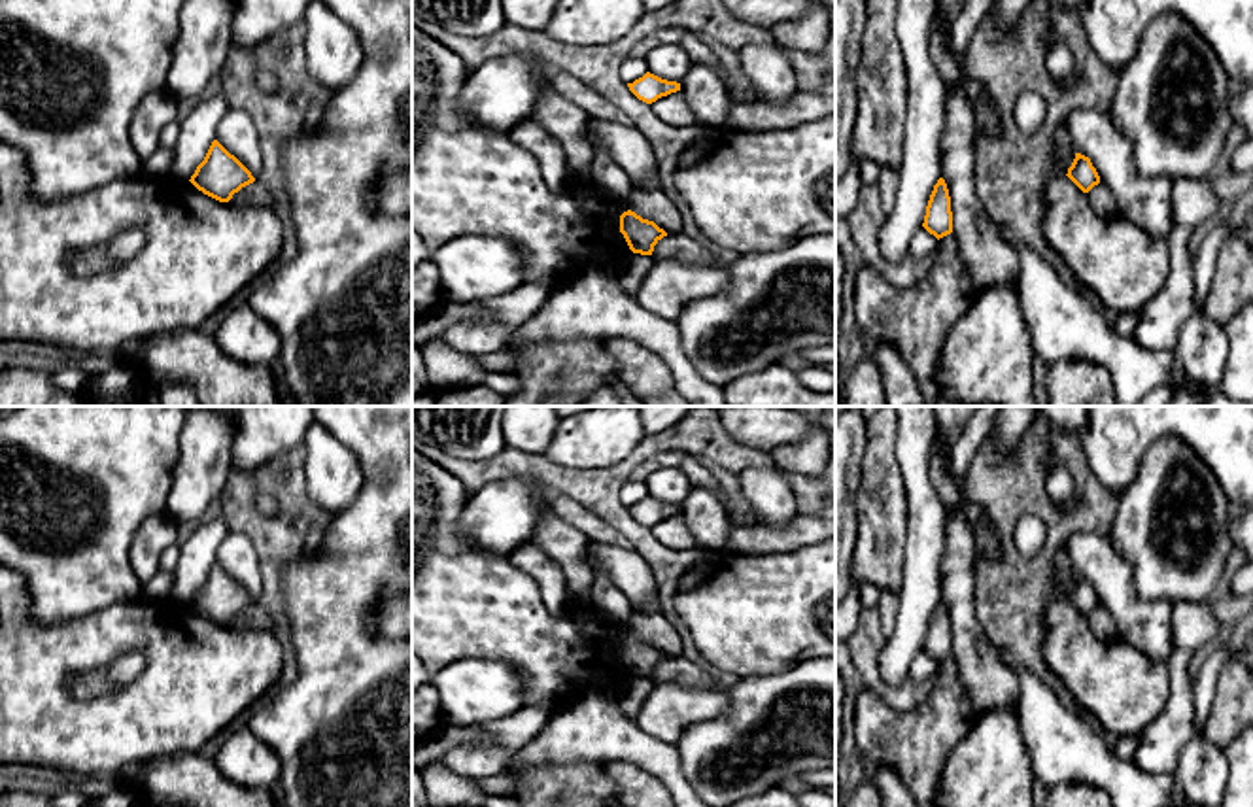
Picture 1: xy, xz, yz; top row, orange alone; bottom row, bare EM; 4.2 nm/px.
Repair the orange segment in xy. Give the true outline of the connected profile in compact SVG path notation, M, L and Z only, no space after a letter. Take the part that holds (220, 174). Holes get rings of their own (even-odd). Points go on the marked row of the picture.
M214 140L189 181L204 195L219 202L229 202L234 193L253 183L255 178L234 155Z

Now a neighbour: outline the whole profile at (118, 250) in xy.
M119 231L106 242L68 255L68 268L76 276L96 276L127 265L146 244L140 231Z

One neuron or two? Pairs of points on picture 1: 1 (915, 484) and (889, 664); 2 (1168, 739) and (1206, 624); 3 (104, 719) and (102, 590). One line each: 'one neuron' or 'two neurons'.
1: one neuron
2: one neuron
3: two neurons

